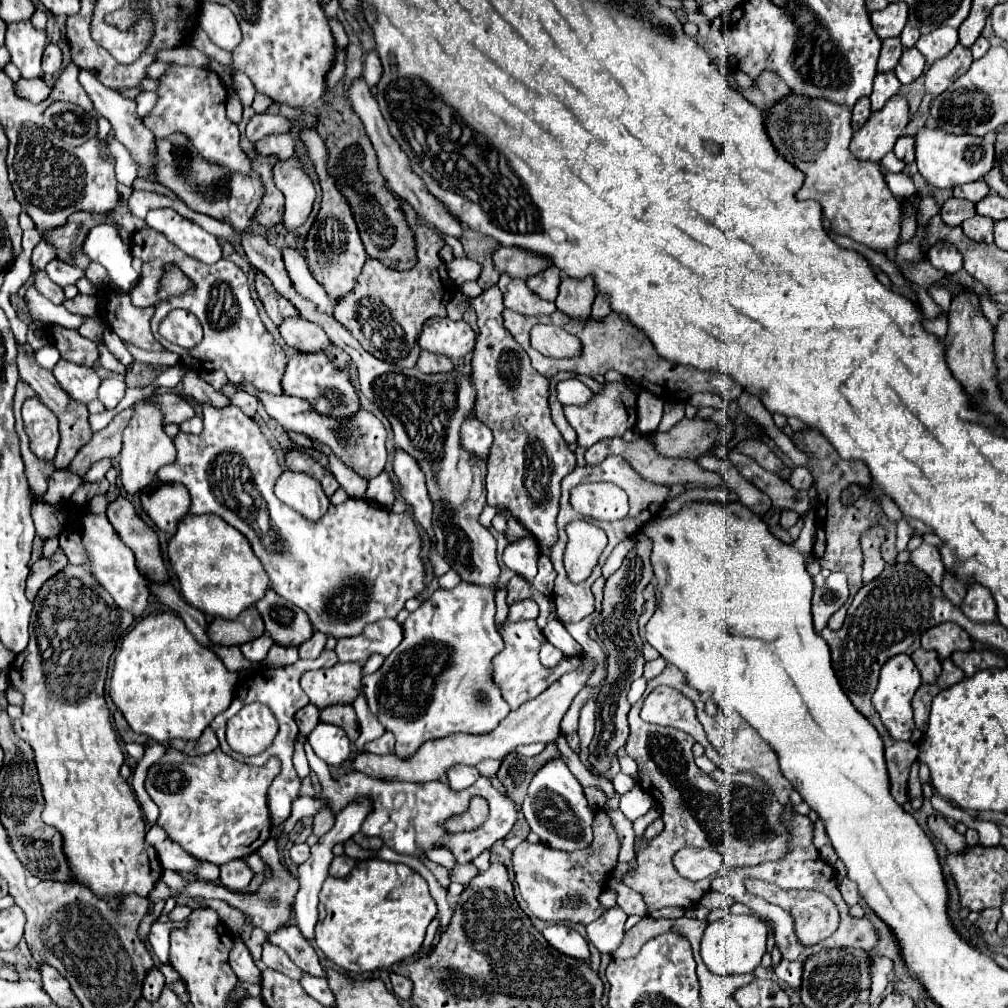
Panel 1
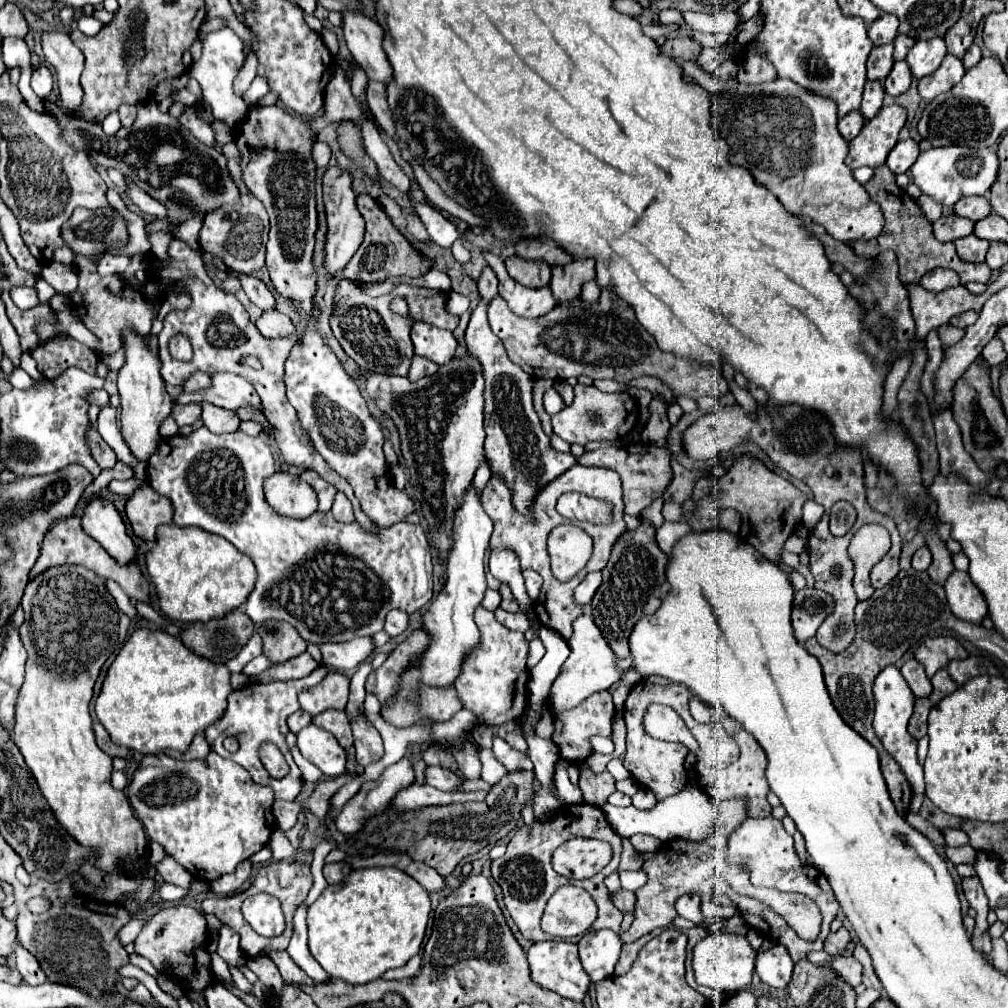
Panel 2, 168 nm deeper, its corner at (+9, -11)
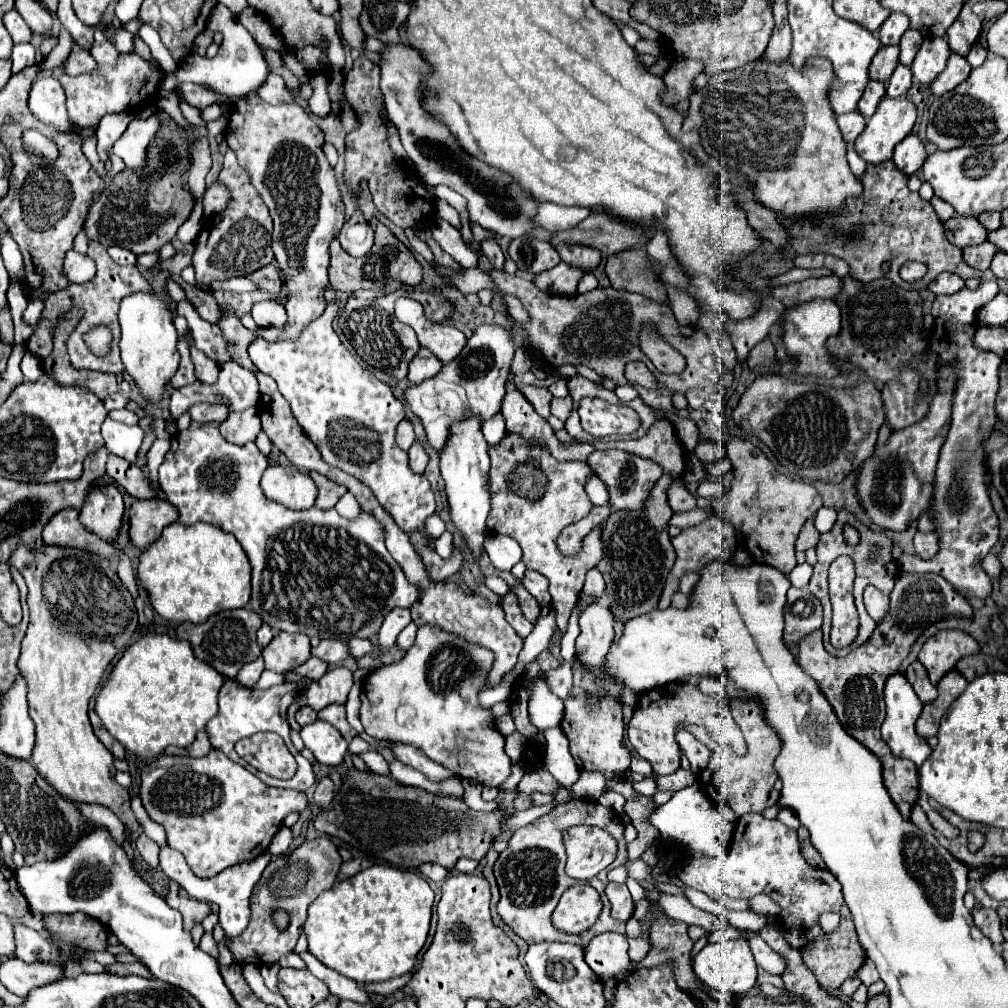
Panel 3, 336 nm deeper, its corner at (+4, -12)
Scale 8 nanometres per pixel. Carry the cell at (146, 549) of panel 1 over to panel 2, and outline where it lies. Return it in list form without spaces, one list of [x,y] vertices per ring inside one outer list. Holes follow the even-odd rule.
[[[96,497],[88,503],[88,507],[84,509],[84,515],[82,515],[82,527],[118,563],[136,561],[138,549],[136,549],[134,541],[128,537],[120,513],[108,499]]]

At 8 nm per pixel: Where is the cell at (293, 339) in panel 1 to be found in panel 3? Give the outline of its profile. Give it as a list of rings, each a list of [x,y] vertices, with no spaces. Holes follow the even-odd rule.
[[[273,300],[257,302],[251,308],[251,316],[261,328],[283,328],[285,322],[287,322],[285,308],[277,302],[273,302]]]

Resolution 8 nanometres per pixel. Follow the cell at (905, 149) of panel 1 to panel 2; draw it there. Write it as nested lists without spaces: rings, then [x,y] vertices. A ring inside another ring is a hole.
[[[906,139],[896,143],[896,147],[890,151],[886,165],[892,173],[906,173],[910,169],[910,165],[916,161],[920,149],[918,143],[914,139]]]

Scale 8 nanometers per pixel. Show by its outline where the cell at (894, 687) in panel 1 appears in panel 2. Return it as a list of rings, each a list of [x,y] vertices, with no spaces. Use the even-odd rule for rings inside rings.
[[[894,665],[880,671],[874,681],[874,731],[876,731],[878,739],[882,741],[884,749],[902,767],[902,773],[906,775],[914,795],[924,795],[922,765],[918,765],[918,761],[916,761],[916,739],[906,731],[908,719],[912,715],[912,705],[914,705],[914,695],[910,691],[908,683],[902,679],[902,673]]]

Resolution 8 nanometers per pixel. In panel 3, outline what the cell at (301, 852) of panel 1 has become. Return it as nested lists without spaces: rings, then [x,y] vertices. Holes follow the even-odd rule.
[[[375,864],[367,870],[361,870],[353,878],[337,882],[333,888],[325,890],[319,898],[315,898],[309,904],[303,932],[307,934],[309,952],[327,968],[333,968],[339,974],[361,984],[389,980],[413,970],[417,954],[427,940],[431,910],[433,910],[433,890],[427,884],[427,880],[419,876],[419,872],[401,870],[389,864]]]

